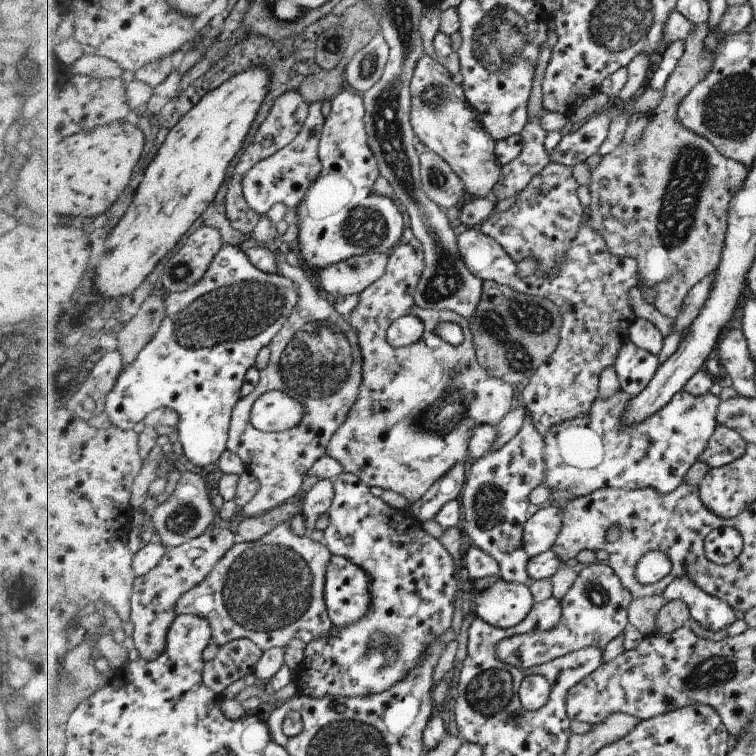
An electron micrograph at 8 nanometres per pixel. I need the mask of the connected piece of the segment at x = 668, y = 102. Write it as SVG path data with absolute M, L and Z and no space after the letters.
M708 23L696 25L693 34L686 38L685 54L667 81L663 100L649 112L651 124L645 129L645 138L633 146L621 143L615 152L601 156L603 160L597 168L590 168L591 200L587 216L590 225L605 238L614 255L637 259L641 284L655 292L657 310L673 320L684 309L688 293L719 268L728 236L732 200L743 188L750 171L743 162L727 158L712 142L677 122L681 101L714 67L716 55L705 46L709 30Z

